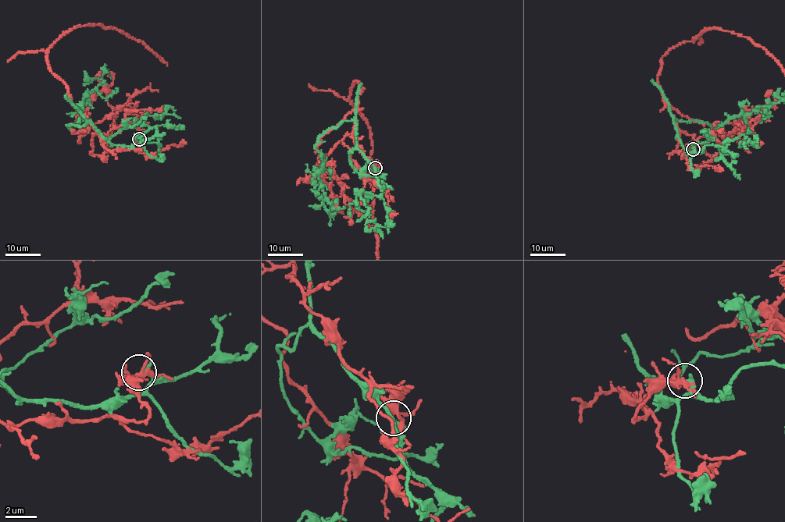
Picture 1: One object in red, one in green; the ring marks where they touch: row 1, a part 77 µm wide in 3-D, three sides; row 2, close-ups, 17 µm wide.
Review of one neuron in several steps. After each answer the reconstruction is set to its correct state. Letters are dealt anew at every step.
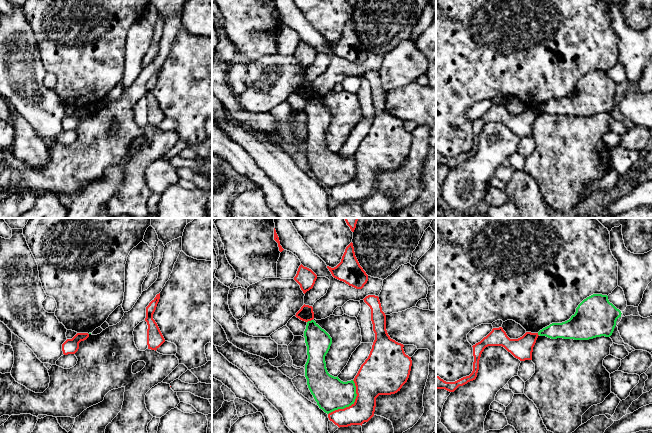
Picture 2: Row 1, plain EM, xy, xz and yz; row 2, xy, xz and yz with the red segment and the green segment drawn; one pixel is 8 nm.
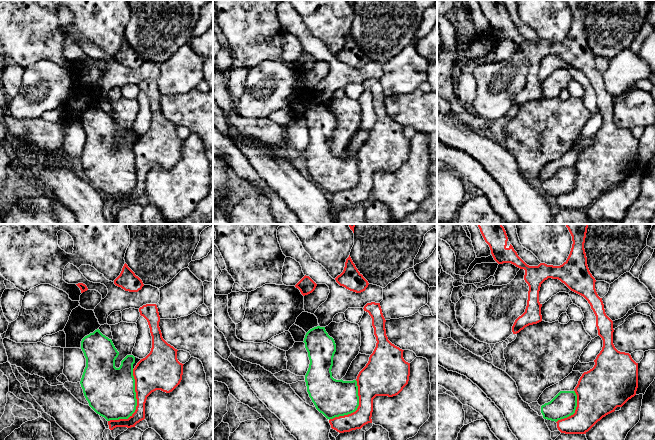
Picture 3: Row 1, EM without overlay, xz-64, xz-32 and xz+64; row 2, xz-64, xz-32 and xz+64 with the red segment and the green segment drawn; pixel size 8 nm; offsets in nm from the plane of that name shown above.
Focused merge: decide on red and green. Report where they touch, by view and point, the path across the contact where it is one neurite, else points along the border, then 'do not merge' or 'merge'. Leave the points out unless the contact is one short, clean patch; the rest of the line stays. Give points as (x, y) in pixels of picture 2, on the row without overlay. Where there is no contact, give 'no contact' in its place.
contact xz (352, 180); do not merge

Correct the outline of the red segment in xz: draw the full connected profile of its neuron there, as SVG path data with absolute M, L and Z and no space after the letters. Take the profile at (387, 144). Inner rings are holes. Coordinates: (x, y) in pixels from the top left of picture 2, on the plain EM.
M368 71L363 76L371 85L375 116L368 134L353 156L357 170L355 178L328 190L329 196L339 204L362 202L368 198L374 192L376 174L400 167L409 154L412 142L411 133L404 128L404 121L391 115L387 109L386 91L379 73Z

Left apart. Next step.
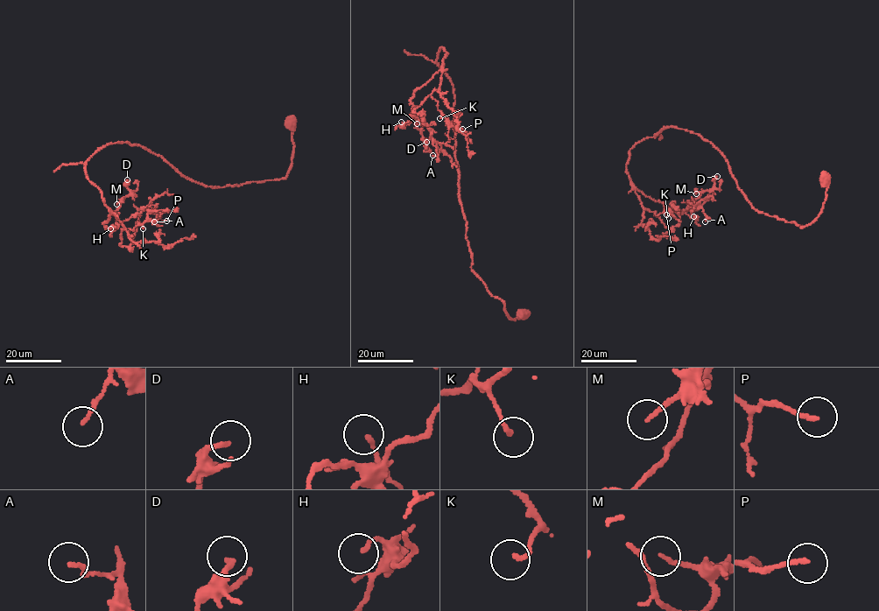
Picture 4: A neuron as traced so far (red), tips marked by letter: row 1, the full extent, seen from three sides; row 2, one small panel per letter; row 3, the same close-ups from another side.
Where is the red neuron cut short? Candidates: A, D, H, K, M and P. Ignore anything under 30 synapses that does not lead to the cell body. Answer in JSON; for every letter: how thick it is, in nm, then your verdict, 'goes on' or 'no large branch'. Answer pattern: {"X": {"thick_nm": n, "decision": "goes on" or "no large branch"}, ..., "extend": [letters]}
{"A": {"thick_nm": 130, "decision": "no large branch"}, "D": {"thick_nm": 200, "decision": "no large branch"}, "H": {"thick_nm": 130, "decision": "no large branch"}, "K": {"thick_nm": 140, "decision": "no large branch"}, "M": {"thick_nm": 150, "decision": "no large branch"}, "P": {"thick_nm": 150, "decision": "no large branch"}, "extend": []}

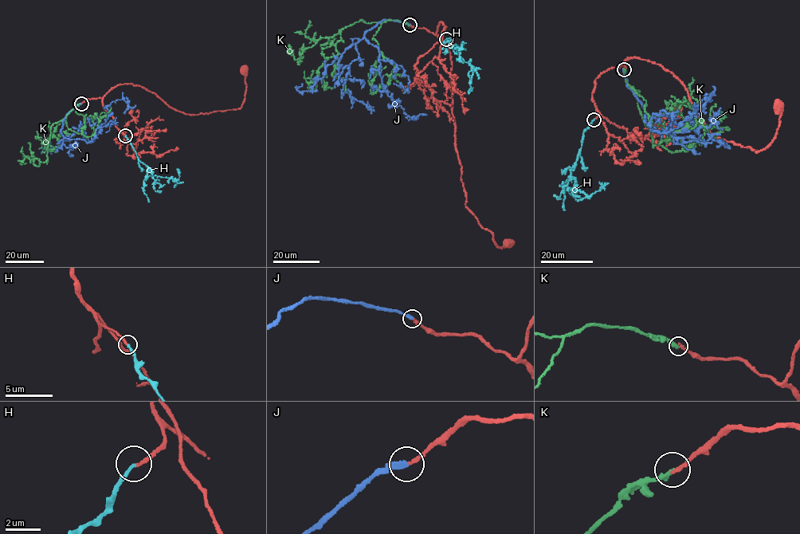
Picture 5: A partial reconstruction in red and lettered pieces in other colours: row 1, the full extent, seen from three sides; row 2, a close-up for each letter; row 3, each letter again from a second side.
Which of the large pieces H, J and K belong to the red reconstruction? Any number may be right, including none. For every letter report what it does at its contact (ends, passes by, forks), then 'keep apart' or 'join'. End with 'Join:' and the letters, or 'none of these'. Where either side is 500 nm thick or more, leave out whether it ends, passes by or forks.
H: it ends there; join
J: it ends there; join
K: it ends there; keep apart
Join: H, J

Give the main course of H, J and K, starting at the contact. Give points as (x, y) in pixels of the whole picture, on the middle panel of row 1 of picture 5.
H: (446, 40), (450, 38), (450, 43), (456, 48), (456, 45), (453, 46), (455, 53), (472, 67), (468, 94)
J: (409, 24), (382, 20), (363, 35), (378, 49), (378, 73), (387, 95), (409, 118), (426, 115)
K: (409, 25), (398, 21), (355, 22), (340, 32), (335, 45), (338, 54), (319, 67), (314, 89), (304, 72)

